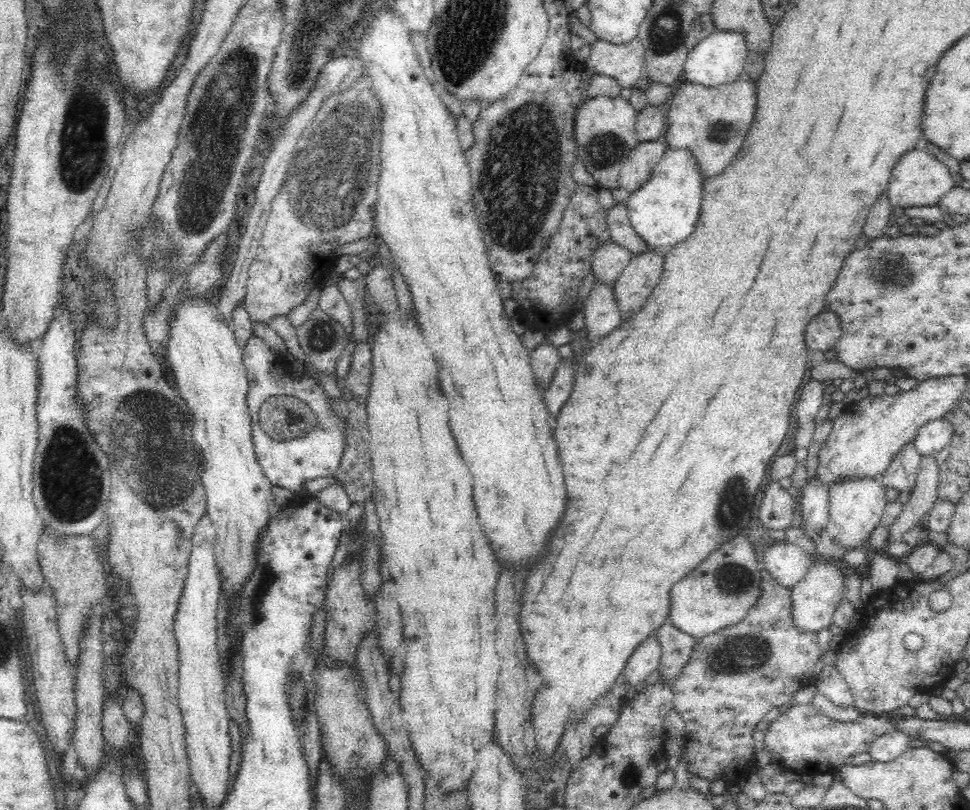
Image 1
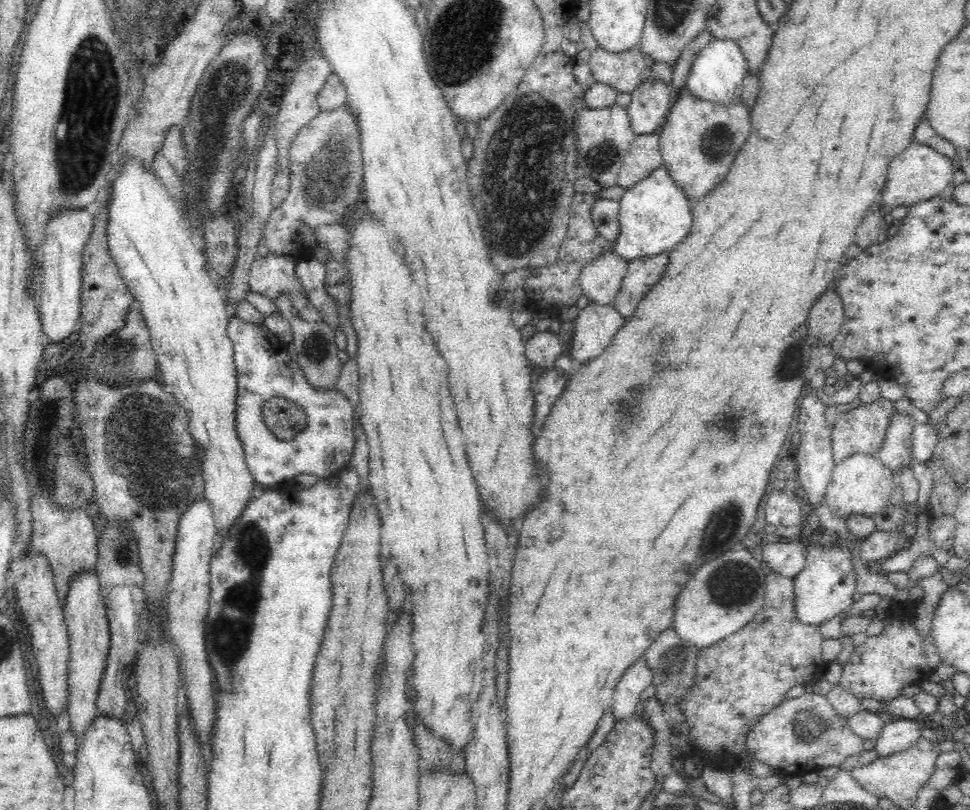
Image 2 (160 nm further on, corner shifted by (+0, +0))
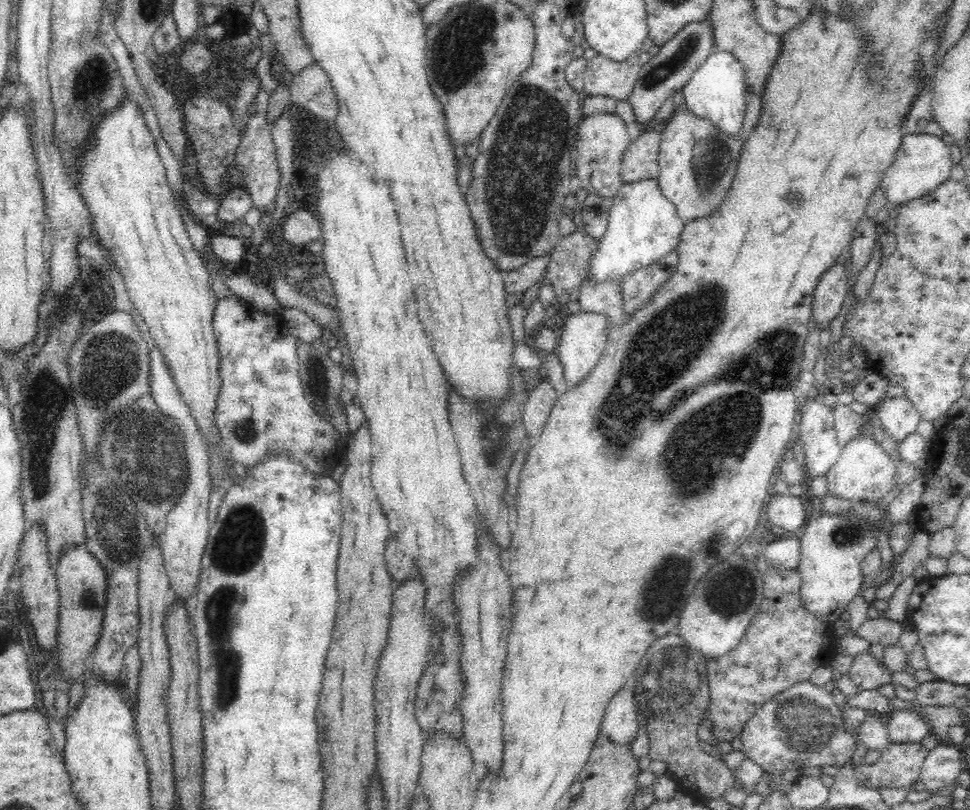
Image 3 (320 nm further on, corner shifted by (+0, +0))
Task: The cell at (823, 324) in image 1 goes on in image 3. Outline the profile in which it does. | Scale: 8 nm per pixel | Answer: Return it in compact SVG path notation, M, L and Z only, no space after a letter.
M836 261L826 268L814 289L813 314L820 332L829 331L830 321L840 312L846 298L848 285L848 262Z

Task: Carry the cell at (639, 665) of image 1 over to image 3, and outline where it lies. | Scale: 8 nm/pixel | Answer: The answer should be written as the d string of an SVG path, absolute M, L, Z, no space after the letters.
M634 675L613 696L603 716L602 734L616 745L628 745L637 737L639 722L634 699Z

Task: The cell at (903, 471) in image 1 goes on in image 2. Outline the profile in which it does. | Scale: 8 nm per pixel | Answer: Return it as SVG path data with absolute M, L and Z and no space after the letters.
M897 409L890 414L890 423L885 430L884 443L876 456L886 467L890 467L894 476L898 475L903 467L914 463L911 454L914 425L912 415L902 413Z

